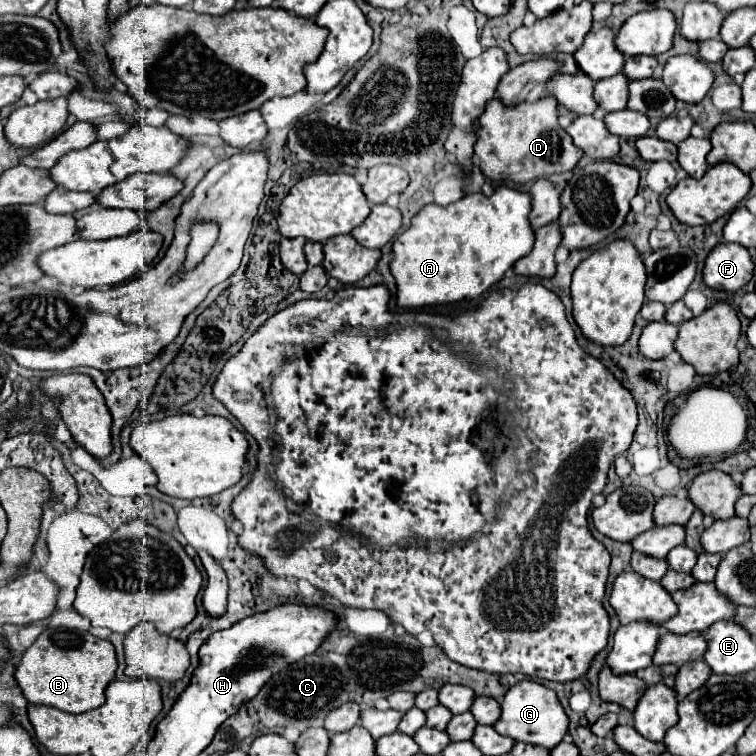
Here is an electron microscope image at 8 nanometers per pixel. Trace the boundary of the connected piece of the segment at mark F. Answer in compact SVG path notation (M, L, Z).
M722 242L710 250L702 278L704 284L712 290L724 292L738 292L744 284L750 282L754 274L754 264L744 246Z

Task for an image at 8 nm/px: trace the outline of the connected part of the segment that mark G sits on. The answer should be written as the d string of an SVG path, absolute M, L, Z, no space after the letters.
M524 680L524 682L518 682L516 686L512 686L506 692L500 706L502 706L502 716L494 724L494 728L502 736L510 736L518 742L538 744L538 746L544 746L544 748L552 750L568 734L570 718L566 716L556 692L542 686L542 684L538 684L538 682L534 682L534 680Z

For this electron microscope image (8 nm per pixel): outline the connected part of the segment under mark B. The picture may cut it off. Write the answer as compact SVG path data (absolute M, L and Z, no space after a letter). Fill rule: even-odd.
M46 628L24 652L20 664L16 666L14 678L30 704L46 704L70 714L80 714L104 704L104 688L114 680L116 666L116 652L108 640L100 640L90 632L78 628Z

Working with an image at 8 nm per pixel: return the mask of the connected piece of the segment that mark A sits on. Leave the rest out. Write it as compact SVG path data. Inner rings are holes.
M500 186L494 190L490 198L482 192L468 194L454 204L424 206L414 218L412 226L396 238L392 244L394 258L390 262L390 272L396 280L396 294L400 308L422 308L422 306L440 306L440 304L456 304L456 302L472 302L482 298L490 286L500 282L514 266L516 260L530 254L534 244L534 230L530 228L530 194L512 190L508 186Z

